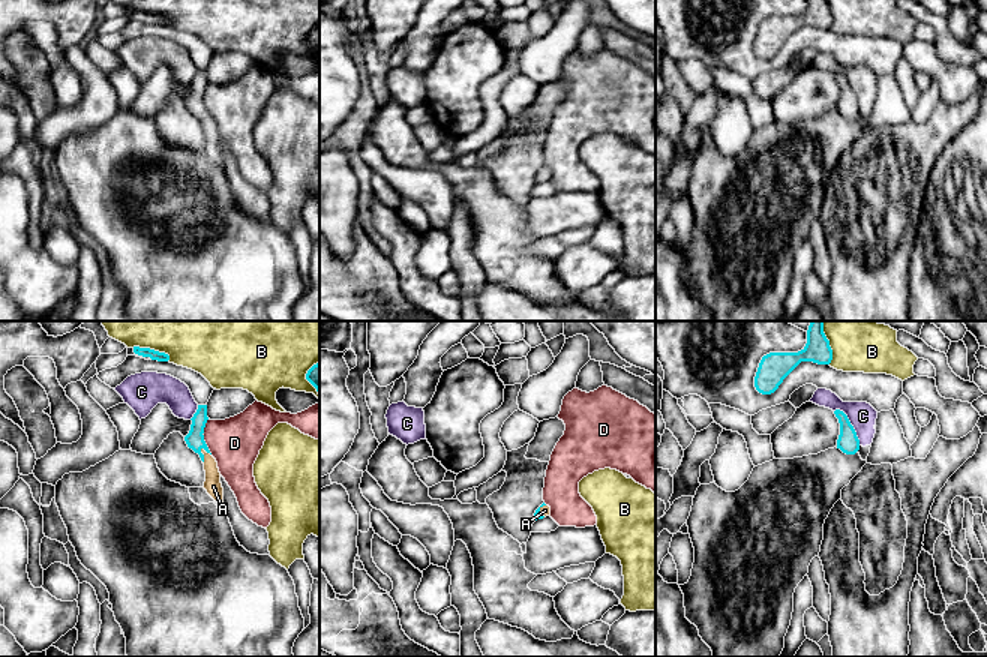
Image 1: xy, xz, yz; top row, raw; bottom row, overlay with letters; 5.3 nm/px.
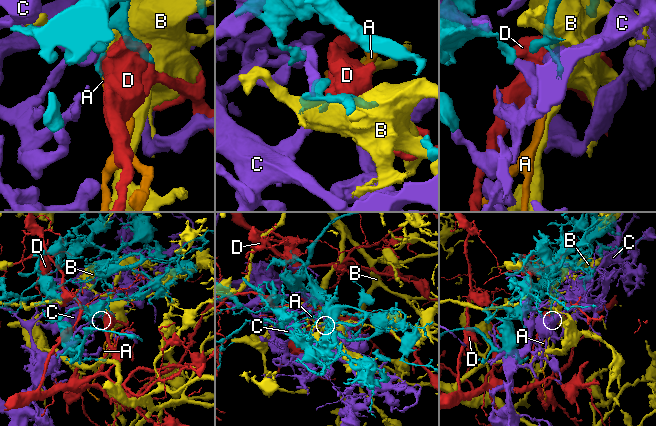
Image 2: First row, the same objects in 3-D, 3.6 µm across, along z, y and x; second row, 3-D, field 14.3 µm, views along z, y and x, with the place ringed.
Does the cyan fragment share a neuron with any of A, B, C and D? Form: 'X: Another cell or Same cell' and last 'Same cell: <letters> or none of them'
A: Same cell
B: Another cell
C: Another cell
D: Another cell
Same cell: A

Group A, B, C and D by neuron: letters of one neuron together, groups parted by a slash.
A / B / C / D

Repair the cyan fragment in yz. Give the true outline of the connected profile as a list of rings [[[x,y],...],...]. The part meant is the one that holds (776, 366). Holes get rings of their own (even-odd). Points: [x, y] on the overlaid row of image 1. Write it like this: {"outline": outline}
{"outline": [[[812,321],[807,330],[807,344],[801,351],[770,352],[762,357],[754,376],[754,387],[762,394],[771,394],[801,362],[830,364],[831,360],[832,350],[824,333],[824,321]]]}

